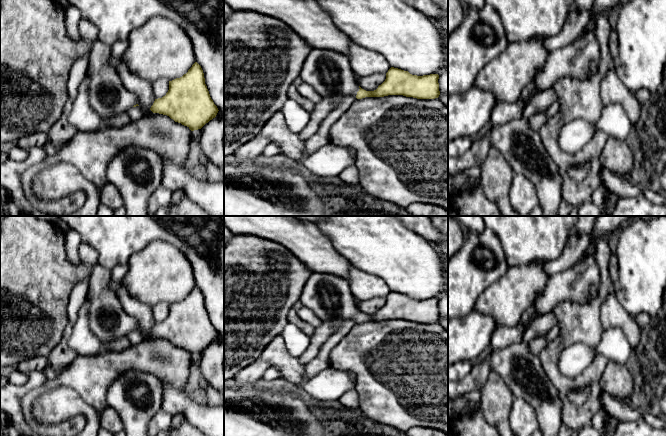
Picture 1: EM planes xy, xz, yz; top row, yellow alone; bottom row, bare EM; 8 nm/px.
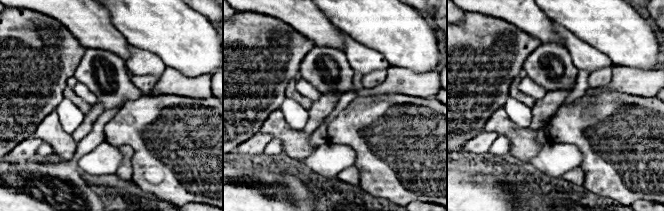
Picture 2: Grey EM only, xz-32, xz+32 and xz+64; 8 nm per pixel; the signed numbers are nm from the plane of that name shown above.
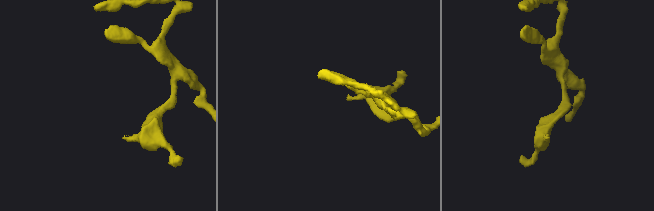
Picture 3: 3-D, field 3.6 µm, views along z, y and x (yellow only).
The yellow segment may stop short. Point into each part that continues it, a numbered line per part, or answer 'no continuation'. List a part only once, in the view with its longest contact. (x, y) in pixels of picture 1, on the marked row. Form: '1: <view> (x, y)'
1: xz (329, 72)

